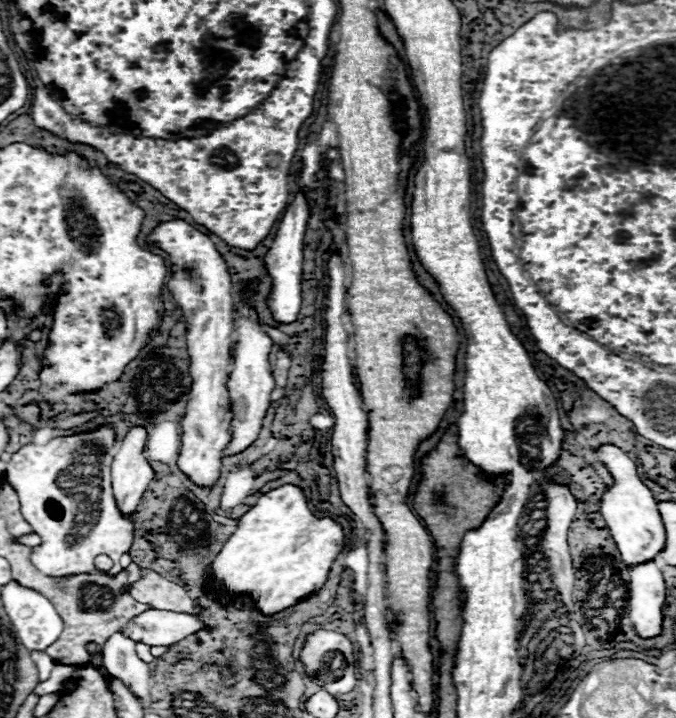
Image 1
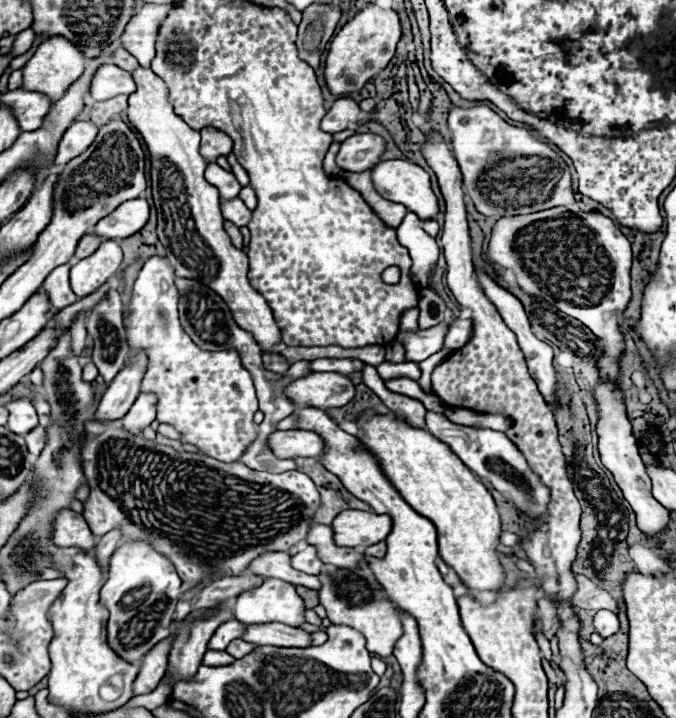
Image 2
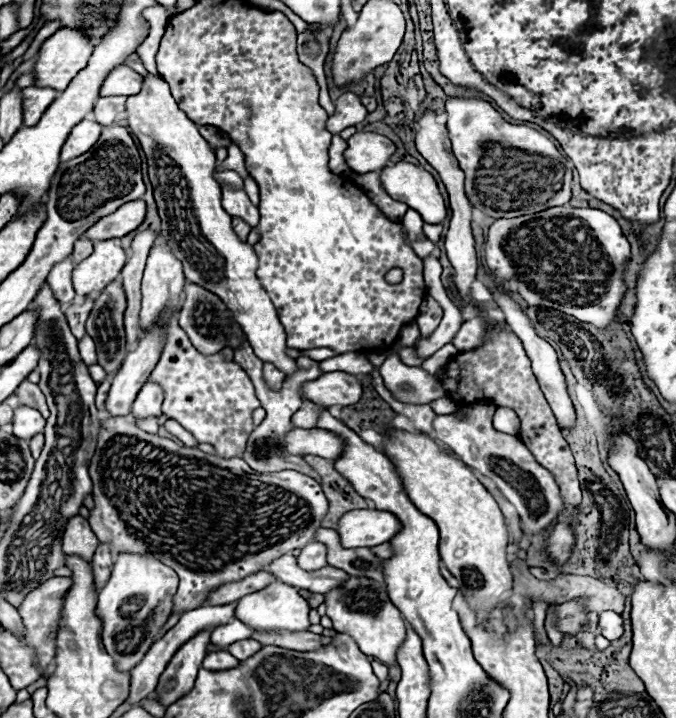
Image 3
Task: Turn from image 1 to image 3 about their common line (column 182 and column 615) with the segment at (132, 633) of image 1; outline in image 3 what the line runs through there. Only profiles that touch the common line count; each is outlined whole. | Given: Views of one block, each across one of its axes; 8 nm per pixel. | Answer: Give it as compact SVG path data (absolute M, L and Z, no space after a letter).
M610 610L602 612L598 626L600 626L600 634L608 640L616 640L618 636L622 636L622 618L616 612L610 612Z

